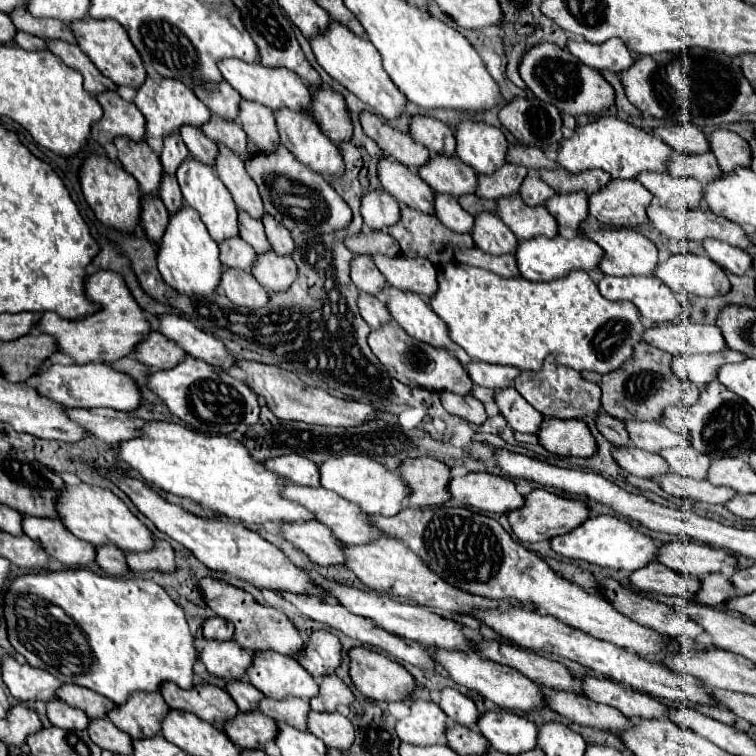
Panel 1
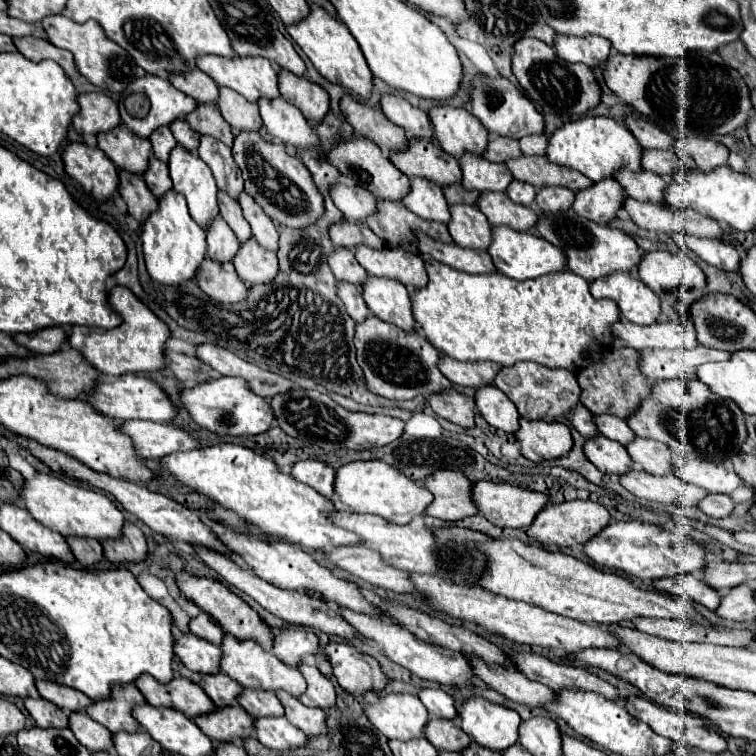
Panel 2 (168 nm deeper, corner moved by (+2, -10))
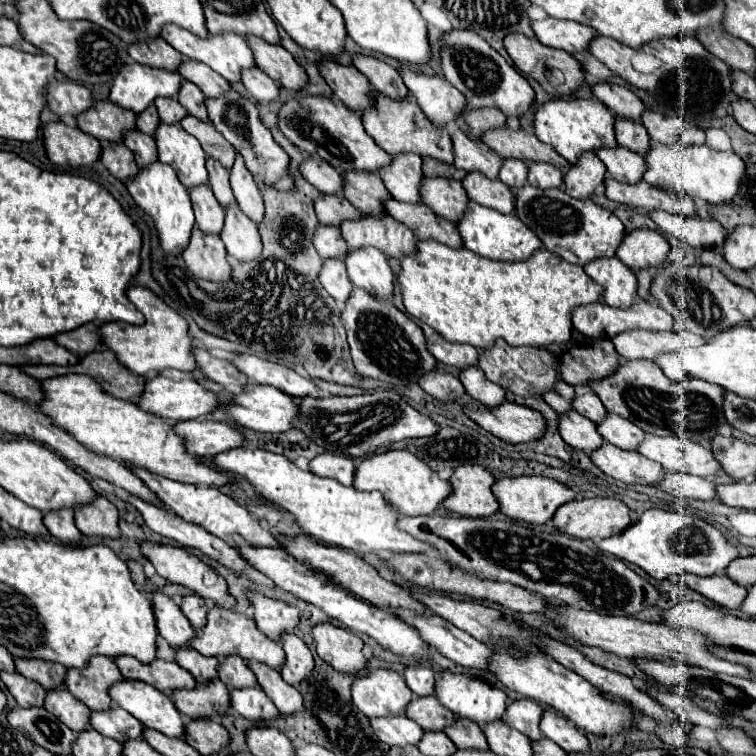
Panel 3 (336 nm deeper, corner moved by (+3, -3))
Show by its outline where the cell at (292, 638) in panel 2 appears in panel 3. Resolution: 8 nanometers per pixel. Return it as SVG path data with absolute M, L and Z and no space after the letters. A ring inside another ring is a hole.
M250 591L246 597L254 607L254 621L264 635L268 635L272 639L280 639L282 633L294 631L294 627L298 625L296 607L292 607L284 601L278 601L278 599L270 599L262 593Z

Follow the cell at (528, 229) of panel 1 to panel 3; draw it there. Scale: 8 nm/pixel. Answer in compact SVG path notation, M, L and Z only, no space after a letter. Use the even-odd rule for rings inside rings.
M474 171L462 179L462 185L472 201L500 213L514 213L514 193L500 179L490 181L486 175L480 175L480 171Z

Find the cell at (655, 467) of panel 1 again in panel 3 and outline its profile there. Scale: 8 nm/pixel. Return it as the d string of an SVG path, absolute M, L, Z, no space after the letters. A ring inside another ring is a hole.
M568 411L564 415L558 415L560 423L560 437L574 449L580 451L594 451L604 443L604 439L598 435L596 425L590 419L584 419L576 411Z

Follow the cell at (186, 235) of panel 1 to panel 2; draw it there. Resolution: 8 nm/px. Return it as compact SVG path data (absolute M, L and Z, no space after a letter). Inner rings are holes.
M169 190L159 200L157 212L153 212L143 224L141 240L143 240L143 256L147 272L155 282L163 286L181 286L181 282L193 280L207 252L205 230L189 216L185 198L175 190Z

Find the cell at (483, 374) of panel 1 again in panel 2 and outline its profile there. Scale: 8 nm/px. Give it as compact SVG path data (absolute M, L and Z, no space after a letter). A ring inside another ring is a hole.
M449 356L441 358L439 370L445 374L447 380L467 388L481 388L491 386L493 378L499 374L501 366L495 362L459 362Z

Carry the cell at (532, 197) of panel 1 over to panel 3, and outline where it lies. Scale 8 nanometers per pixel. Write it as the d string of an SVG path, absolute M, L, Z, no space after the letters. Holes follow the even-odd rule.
M502 159L502 167L500 167L500 173L498 173L498 179L502 183L506 183L510 189L518 189L526 183L526 163L520 161L520 159Z

